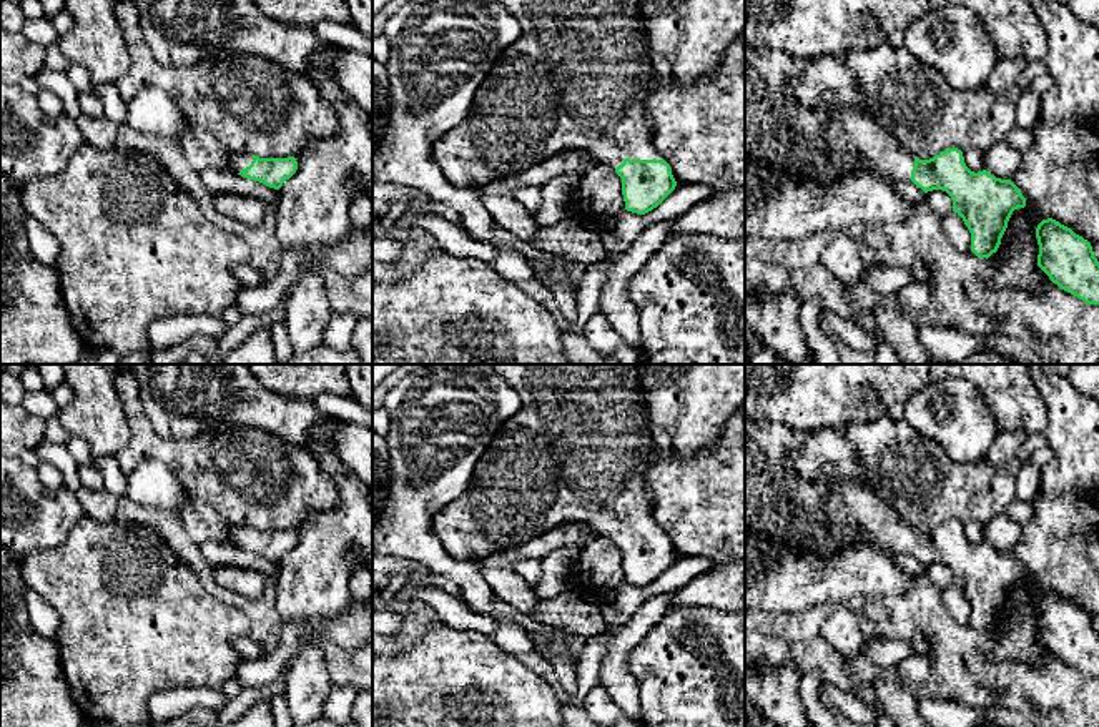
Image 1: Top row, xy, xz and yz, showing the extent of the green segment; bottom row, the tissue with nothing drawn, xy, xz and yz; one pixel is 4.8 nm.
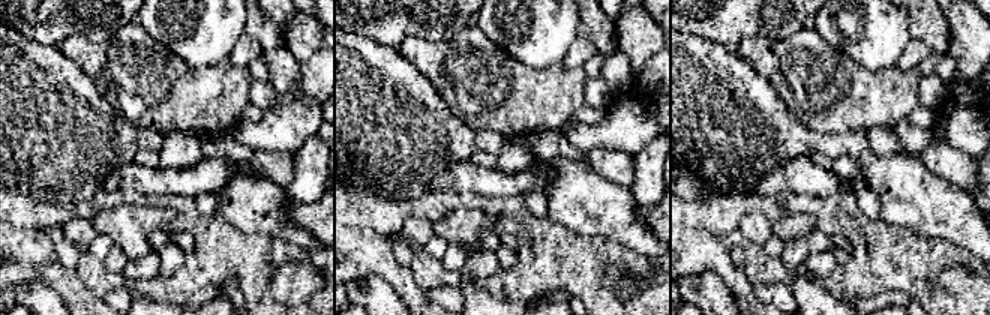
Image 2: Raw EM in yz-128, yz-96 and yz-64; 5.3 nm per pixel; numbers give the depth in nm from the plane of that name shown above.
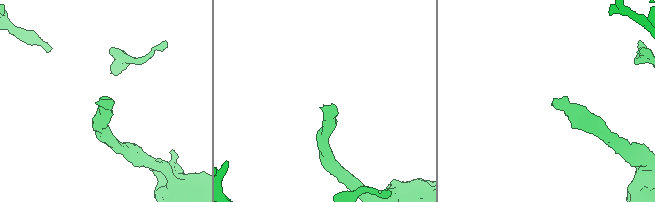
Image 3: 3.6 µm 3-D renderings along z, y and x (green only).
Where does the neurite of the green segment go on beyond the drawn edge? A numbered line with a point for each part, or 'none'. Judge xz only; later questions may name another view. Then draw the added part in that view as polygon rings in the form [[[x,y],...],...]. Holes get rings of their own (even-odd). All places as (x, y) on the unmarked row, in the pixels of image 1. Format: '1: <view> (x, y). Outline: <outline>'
1: xz (577, 451). Outline: [[[490,364],[514,388],[522,401],[519,413],[494,436],[477,461],[469,487],[456,501],[441,507],[431,531],[457,559],[489,561],[570,522],[592,527],[597,536],[615,544],[625,531],[662,532],[652,516],[645,489],[645,472],[653,454],[648,409],[638,386],[635,364]]]

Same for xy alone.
1: xy (238, 533). Outline: [[[231,526],[228,532],[236,546],[251,537],[253,527],[249,526]]]

